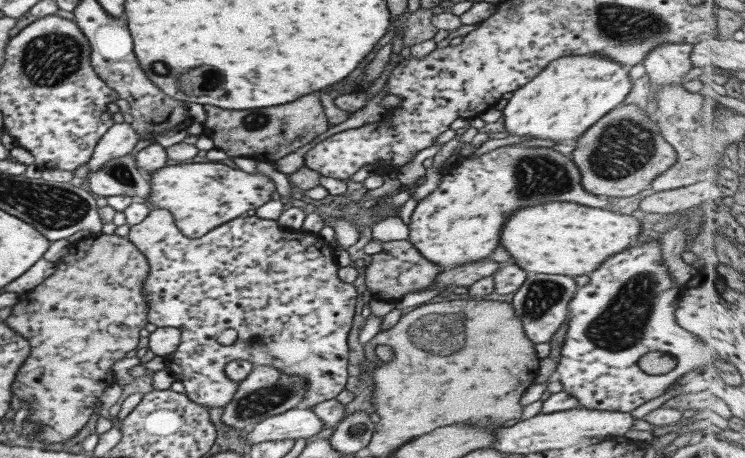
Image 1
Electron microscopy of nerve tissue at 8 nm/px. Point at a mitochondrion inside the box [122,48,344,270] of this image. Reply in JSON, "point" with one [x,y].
{"point":[255,121]}

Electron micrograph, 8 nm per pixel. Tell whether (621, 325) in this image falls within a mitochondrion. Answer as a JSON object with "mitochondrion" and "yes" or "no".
{"mitochondrion":"yes"}

